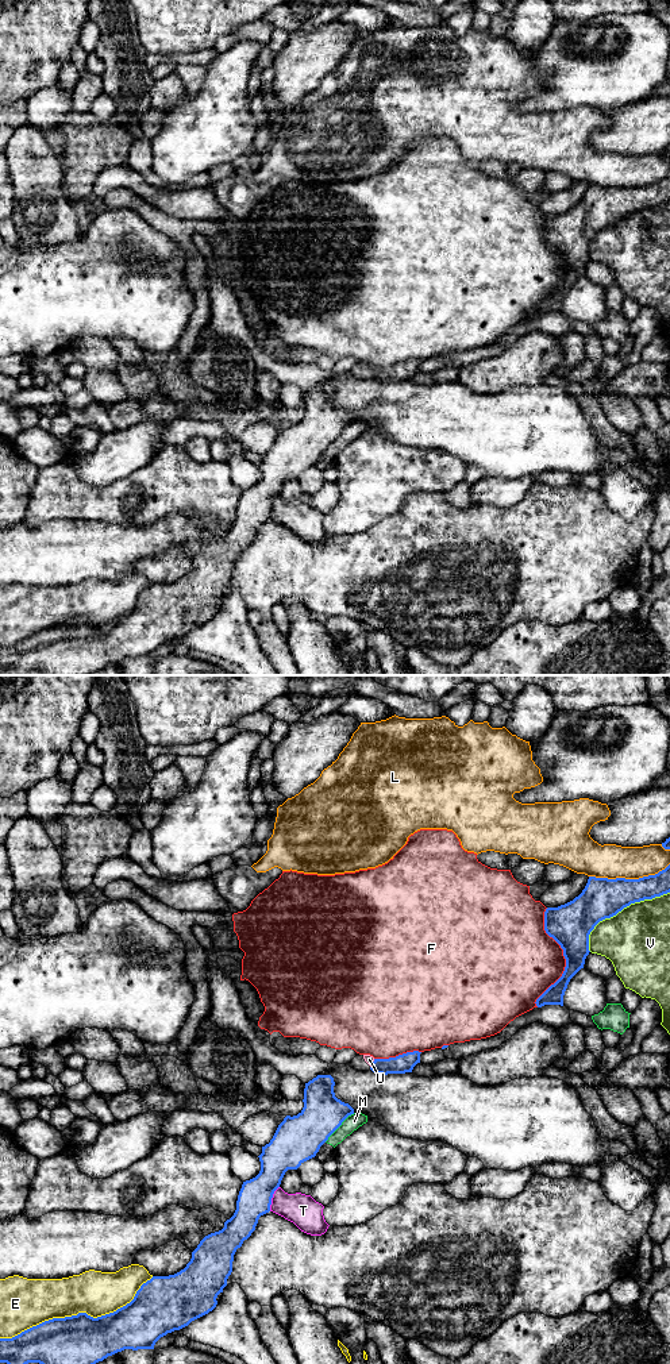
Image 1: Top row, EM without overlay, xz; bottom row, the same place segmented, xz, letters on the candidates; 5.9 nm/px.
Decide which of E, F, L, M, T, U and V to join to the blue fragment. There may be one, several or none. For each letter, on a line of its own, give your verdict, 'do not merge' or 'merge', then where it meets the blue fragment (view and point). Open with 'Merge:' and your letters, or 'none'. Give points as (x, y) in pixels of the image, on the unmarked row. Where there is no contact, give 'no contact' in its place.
Merge: U
E: do not merge; contact xz (79, 621)
F: do not merge; contact xz (565, 266)
L: do not merge; contact xz (628, 188)
M: do not merge; contact xz (339, 434)
T: do not merge; contact xz (272, 505)
U: merge; contact xz (373, 372)
V: do not merge; contact xz (620, 219)

